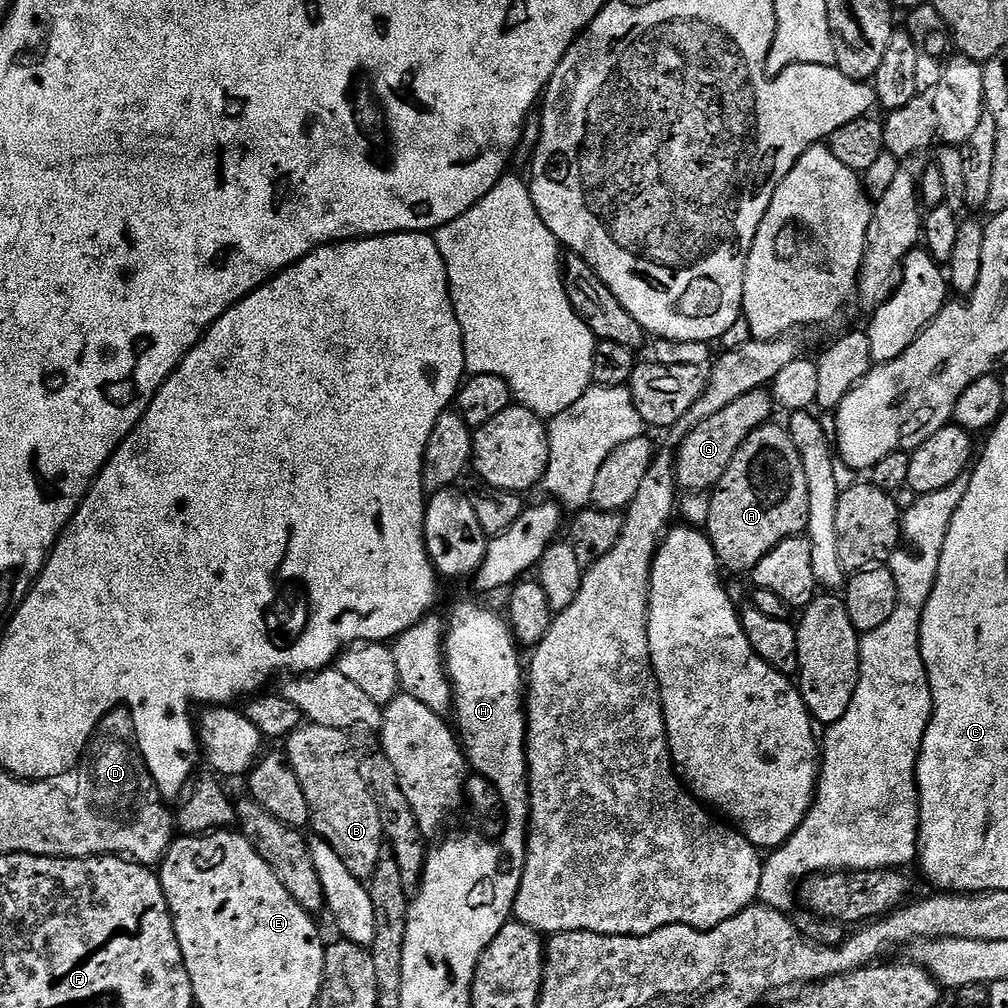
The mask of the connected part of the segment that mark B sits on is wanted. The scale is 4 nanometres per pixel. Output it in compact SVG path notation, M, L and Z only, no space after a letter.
M301 723L286 738L286 762L294 770L302 794L306 794L311 831L334 848L351 874L367 882L372 879L380 857L385 855L386 841L378 802L374 802L374 794L362 782L360 756L352 749L348 736L343 728Z

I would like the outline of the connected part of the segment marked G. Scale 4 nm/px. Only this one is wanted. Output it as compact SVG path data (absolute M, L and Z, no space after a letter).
M759 388L750 394L742 394L742 398L734 398L726 406L726 410L718 410L718 414L706 418L694 430L690 430L679 441L680 449L675 449L676 483L685 493L707 493L720 483L722 474L734 462L734 454L763 424L773 419L774 401L771 391Z

